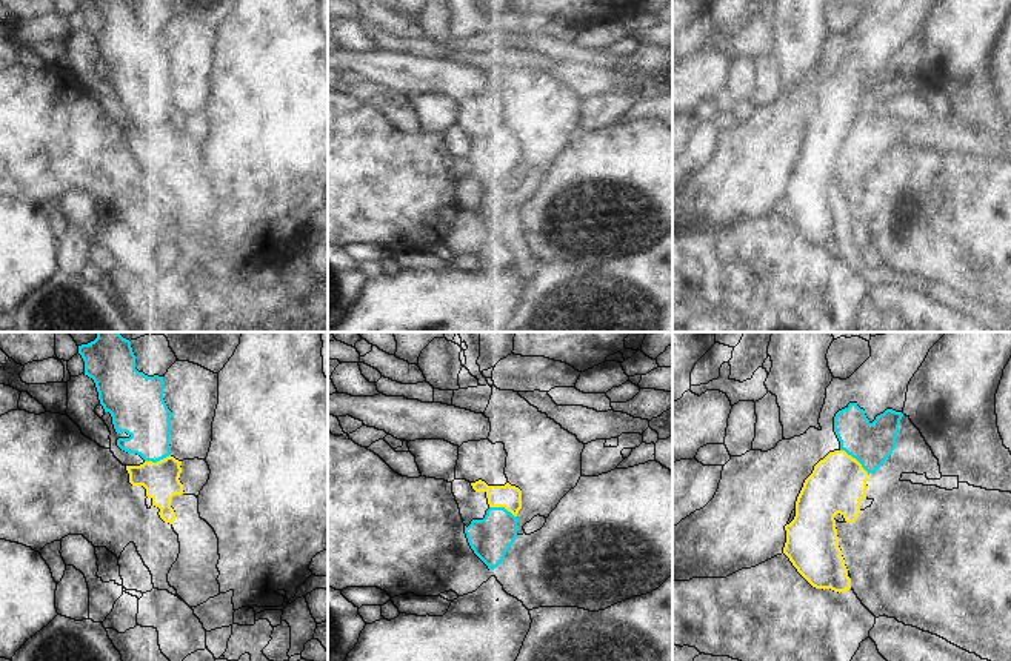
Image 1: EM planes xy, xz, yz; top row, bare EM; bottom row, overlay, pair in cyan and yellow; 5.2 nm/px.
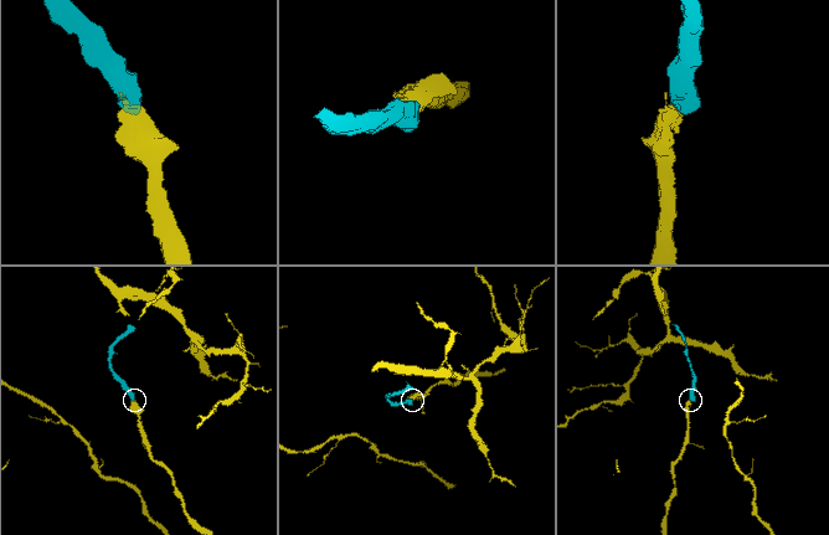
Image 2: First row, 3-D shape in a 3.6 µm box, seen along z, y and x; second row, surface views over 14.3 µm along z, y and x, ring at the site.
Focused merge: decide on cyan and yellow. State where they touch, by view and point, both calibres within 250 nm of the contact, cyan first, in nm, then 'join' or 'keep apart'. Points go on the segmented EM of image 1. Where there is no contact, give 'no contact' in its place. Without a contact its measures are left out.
contact yz (856, 458); calibres 220 and 300 nm; join

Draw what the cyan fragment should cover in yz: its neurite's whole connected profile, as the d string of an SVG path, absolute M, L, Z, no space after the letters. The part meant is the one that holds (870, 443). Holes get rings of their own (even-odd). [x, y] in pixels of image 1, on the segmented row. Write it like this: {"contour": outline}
{"contour": "M857 403L836 414L840 449L814 466L797 497L796 517L785 526L783 553L812 587L839 593L851 589L834 517L840 513L846 523L857 520L868 475L896 449L902 417L886 409L871 423Z"}

